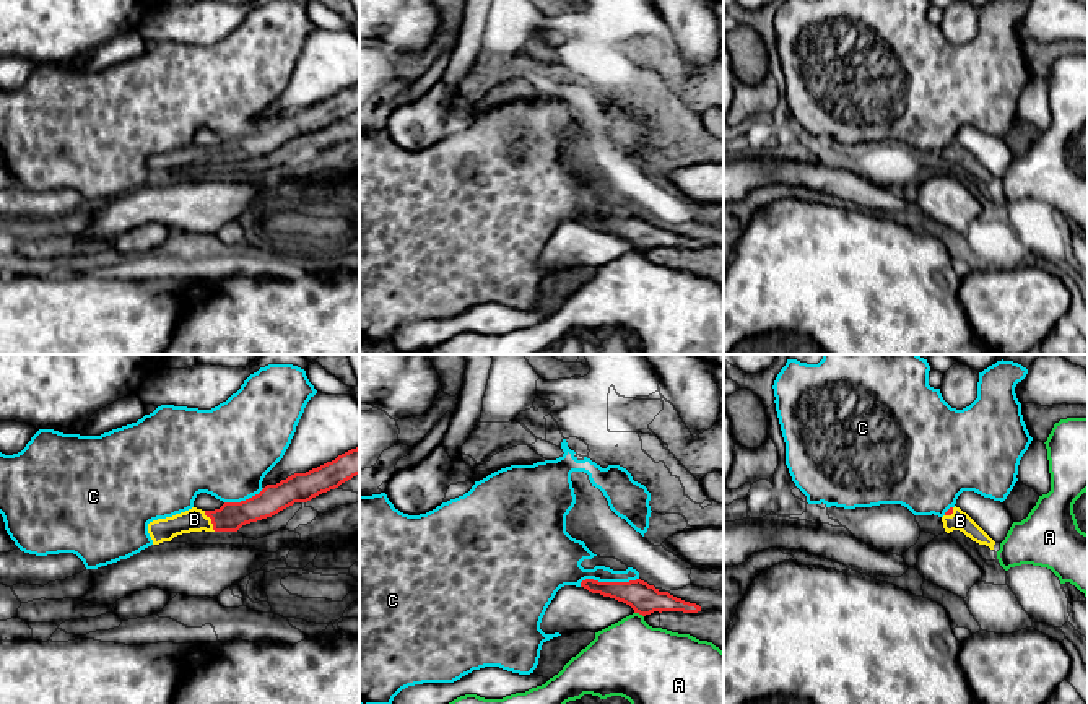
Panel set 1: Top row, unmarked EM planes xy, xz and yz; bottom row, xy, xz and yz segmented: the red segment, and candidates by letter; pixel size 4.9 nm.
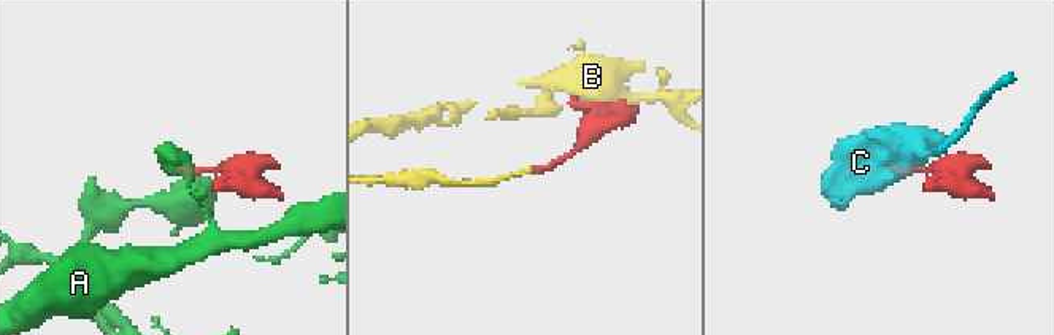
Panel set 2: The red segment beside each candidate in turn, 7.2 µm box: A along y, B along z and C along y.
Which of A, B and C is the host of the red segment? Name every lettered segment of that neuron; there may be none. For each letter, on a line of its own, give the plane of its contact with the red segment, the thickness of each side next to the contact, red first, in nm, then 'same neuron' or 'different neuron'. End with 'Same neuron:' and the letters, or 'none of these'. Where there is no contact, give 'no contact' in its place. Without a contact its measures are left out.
A: xz | 150/380 nm | different neuron
B: xy | 140/120 nm | same neuron
C: xz | 150/200 nm | different neuron
Same neuron: B

